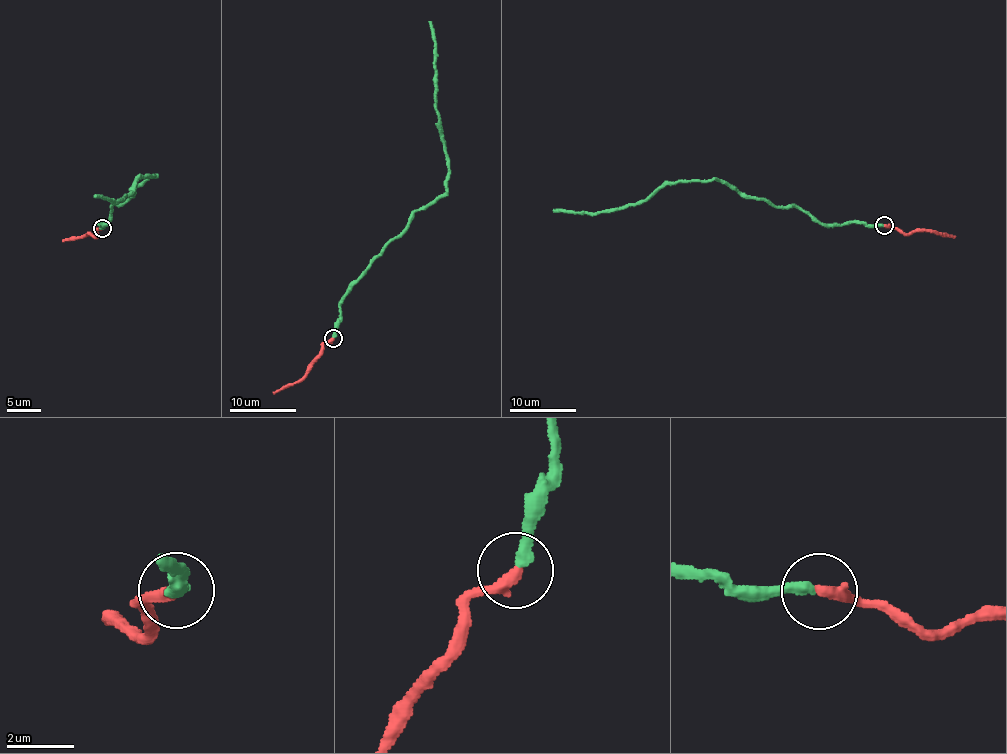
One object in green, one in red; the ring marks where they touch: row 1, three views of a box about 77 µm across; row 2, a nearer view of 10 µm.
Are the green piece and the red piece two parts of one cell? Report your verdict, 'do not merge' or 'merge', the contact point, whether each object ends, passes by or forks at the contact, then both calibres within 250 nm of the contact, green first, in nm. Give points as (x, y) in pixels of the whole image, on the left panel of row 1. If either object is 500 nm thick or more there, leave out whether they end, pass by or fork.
merge; at (102, 228); green ends there; red ends there; 340 nm thick on the green side, 400 nm on the other

